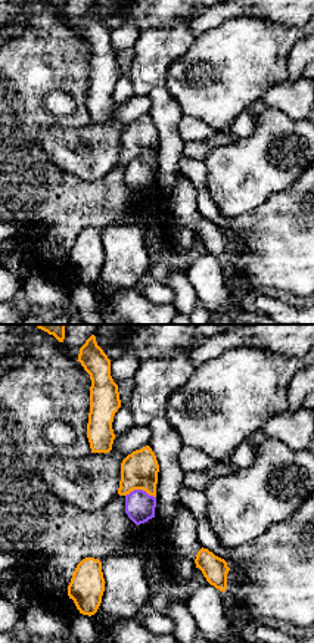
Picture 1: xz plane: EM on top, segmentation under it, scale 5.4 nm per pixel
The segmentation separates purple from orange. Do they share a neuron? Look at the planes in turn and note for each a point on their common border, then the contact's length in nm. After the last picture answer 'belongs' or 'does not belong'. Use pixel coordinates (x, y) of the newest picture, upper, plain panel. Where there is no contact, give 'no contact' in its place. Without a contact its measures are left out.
contact (140, 160); length 170 nm

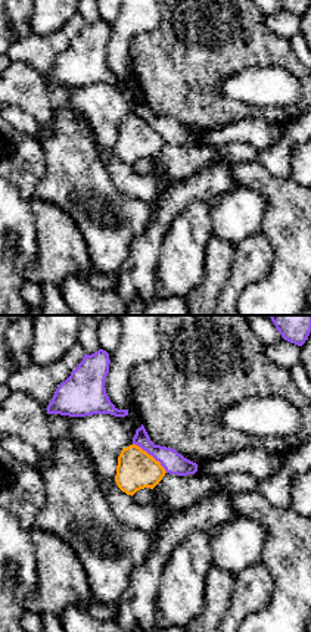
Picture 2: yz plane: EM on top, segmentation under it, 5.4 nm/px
contact (151, 124); length 260 nm

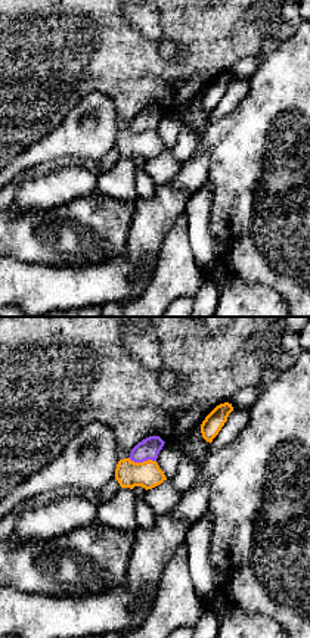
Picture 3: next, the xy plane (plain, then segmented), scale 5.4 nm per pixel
contact (142, 131); length 150 nm

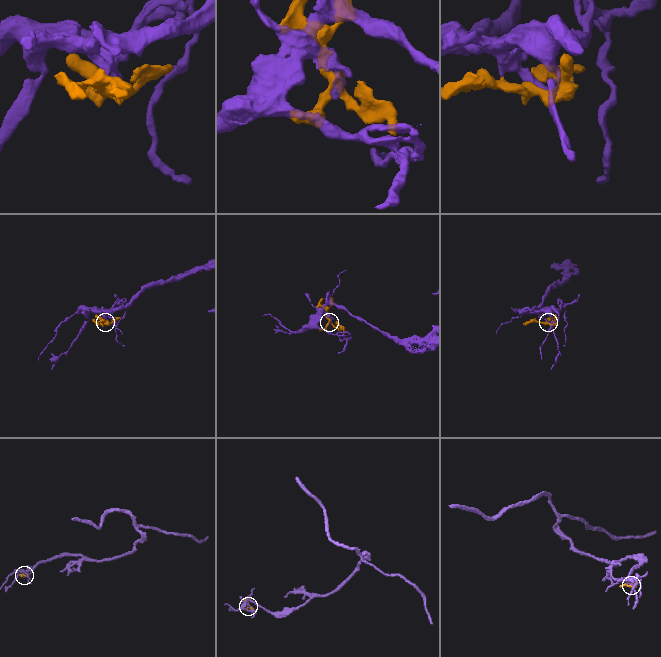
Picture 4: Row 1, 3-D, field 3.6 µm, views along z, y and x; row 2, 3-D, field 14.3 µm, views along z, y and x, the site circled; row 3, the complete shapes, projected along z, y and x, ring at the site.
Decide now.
belongs

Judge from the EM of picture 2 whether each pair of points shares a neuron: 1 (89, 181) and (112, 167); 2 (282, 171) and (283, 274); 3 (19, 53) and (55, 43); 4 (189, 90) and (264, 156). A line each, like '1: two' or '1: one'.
1: two
2: two
3: one
4: two

